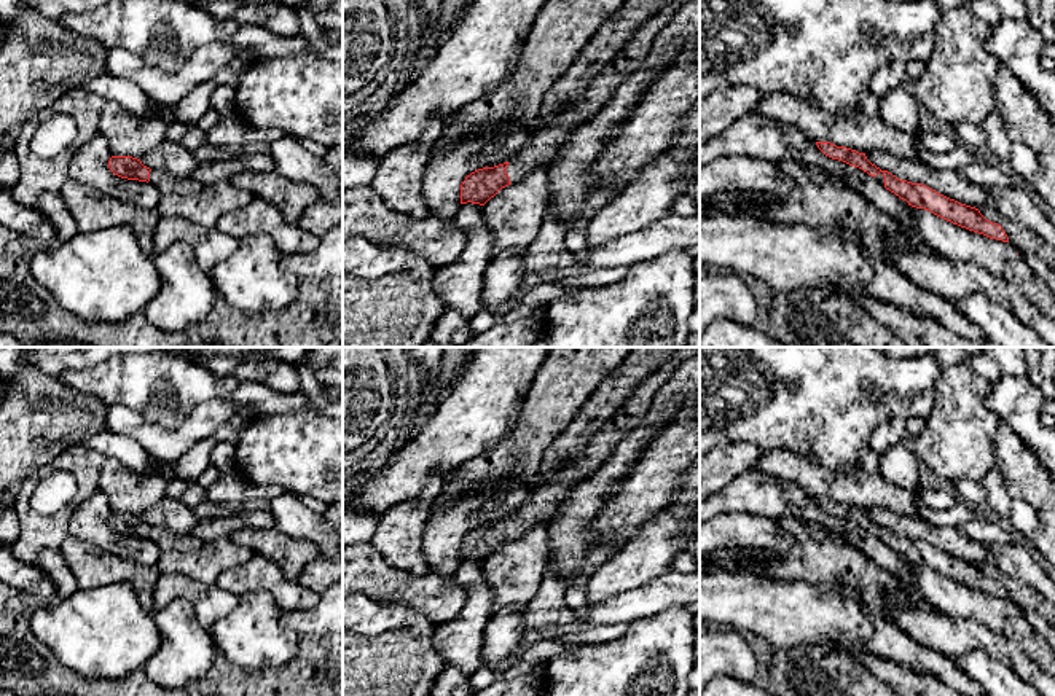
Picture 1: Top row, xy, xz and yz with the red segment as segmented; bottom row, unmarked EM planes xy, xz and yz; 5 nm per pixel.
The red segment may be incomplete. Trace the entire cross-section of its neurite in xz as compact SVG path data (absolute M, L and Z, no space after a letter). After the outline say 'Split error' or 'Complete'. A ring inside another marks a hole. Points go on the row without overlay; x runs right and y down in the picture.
M679 347L661 368L642 381L618 416L596 432L578 456L563 462L550 481L532 483L528 487L523 503L510 519L483 524L467 532L461 542L461 561L484 562L502 545L521 538L537 522L551 524L559 516L571 491L604 465L617 444L644 420L653 395L685 358L696 354L700 354L700 347Z. Split error

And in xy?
M112 513L108 518L110 527L127 537L150 538L155 542L163 551L182 551L191 553L201 549L204 542L201 542L193 534L178 535L167 527L150 526L142 521L140 516L132 513Z. Split error

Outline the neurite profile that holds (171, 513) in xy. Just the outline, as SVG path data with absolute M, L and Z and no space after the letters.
M163 499L143 511L140 518L150 526L167 527L178 535L190 535L199 521L193 508L180 499Z

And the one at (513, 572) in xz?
M537 522L483 562L492 591L492 616L526 607L535 596L550 559L548 527L548 522Z

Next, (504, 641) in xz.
M513 608L508 613L491 616L481 653L481 659L491 667L502 671L523 648L521 624L524 608Z

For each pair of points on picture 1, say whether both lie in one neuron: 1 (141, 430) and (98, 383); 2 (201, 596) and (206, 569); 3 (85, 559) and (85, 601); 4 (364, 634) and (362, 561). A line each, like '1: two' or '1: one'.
1: two
2: two
3: two
4: two

